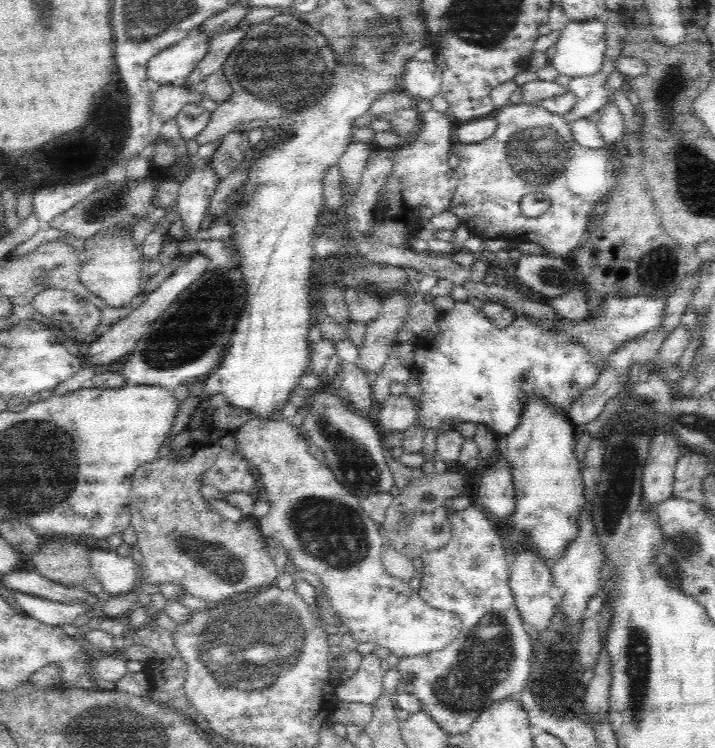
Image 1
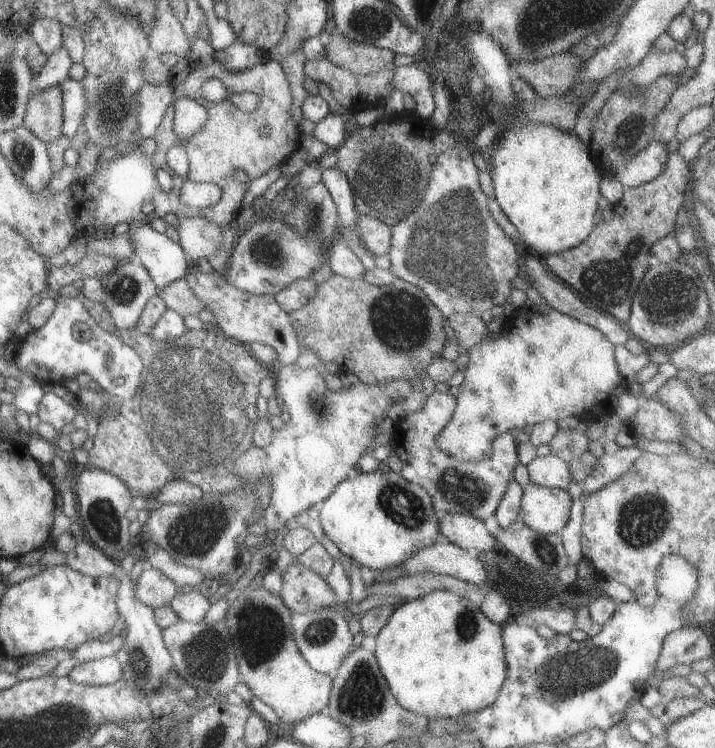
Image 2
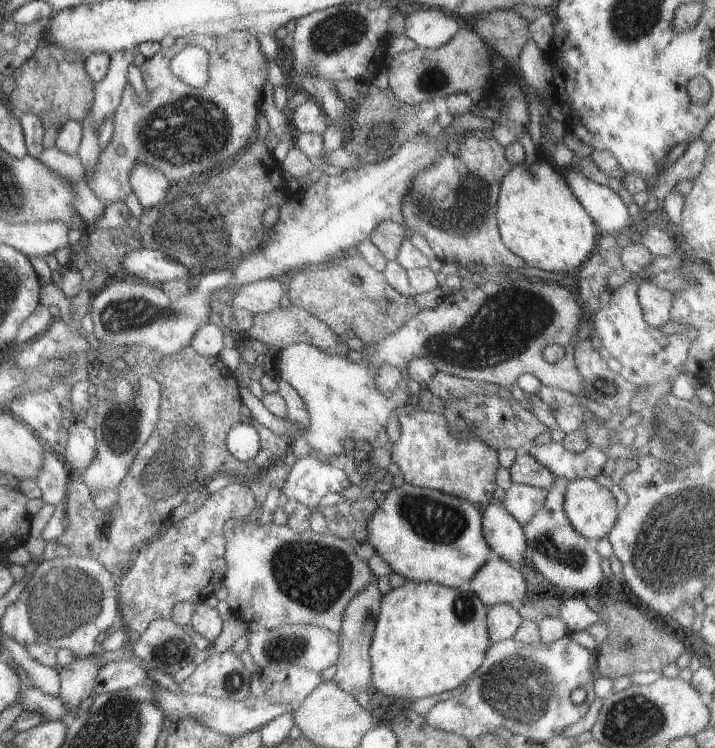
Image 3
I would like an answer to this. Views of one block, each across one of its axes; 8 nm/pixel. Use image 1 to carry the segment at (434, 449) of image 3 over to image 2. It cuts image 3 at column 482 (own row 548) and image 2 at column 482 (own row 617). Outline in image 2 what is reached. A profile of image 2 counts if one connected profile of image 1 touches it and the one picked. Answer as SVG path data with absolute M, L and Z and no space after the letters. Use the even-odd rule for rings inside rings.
M433 391L424 398L421 408L394 423L389 444L401 460L399 476L423 488L433 500L436 512L464 514L484 521L495 512L507 484L511 482L513 470L518 464L519 442L510 433L505 433L491 442L491 454L487 458L463 462L447 456L437 448L435 438L452 417L455 403L455 398L449 392Z

